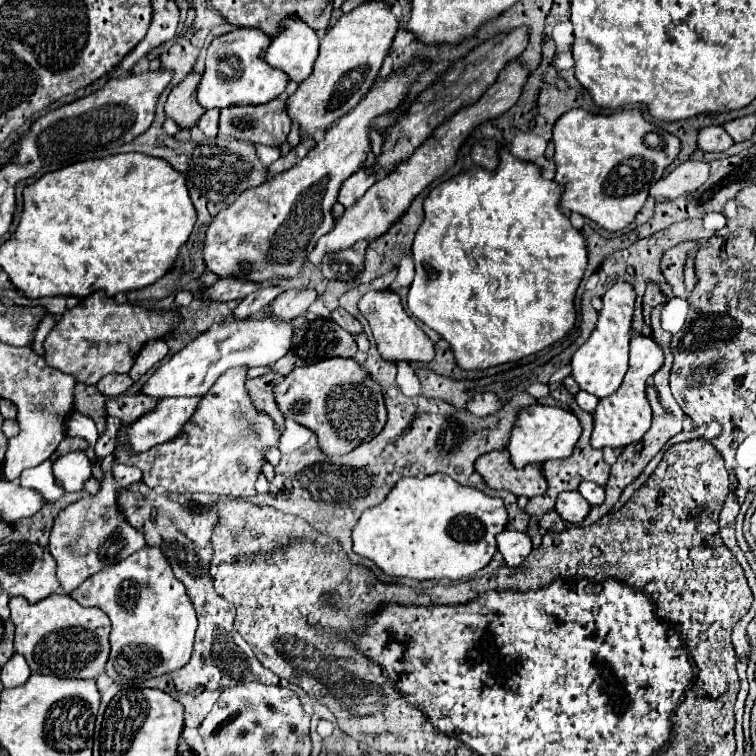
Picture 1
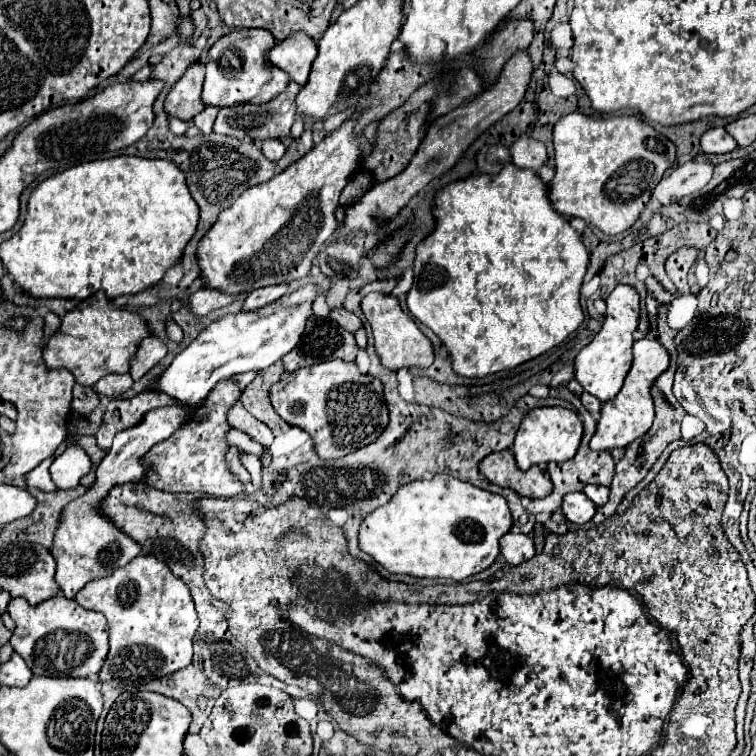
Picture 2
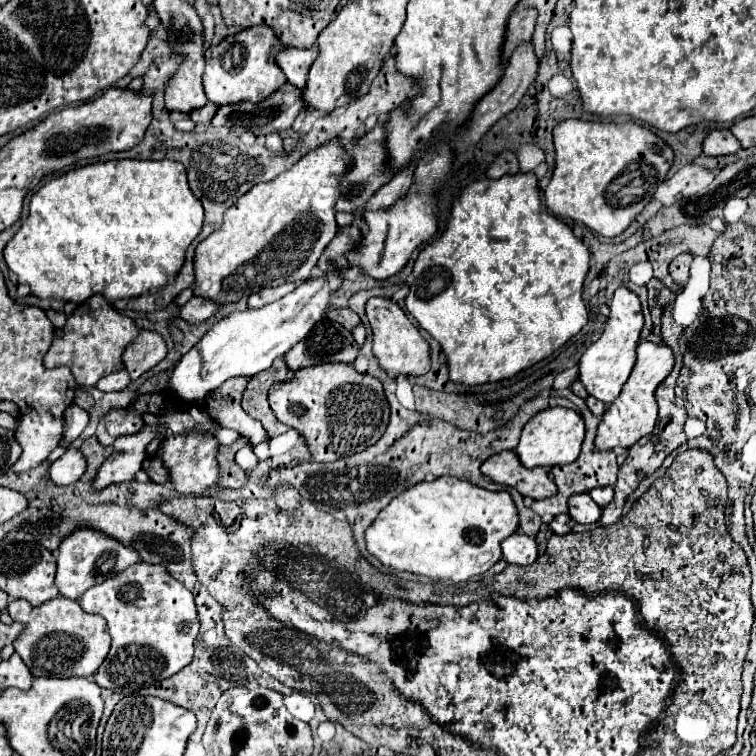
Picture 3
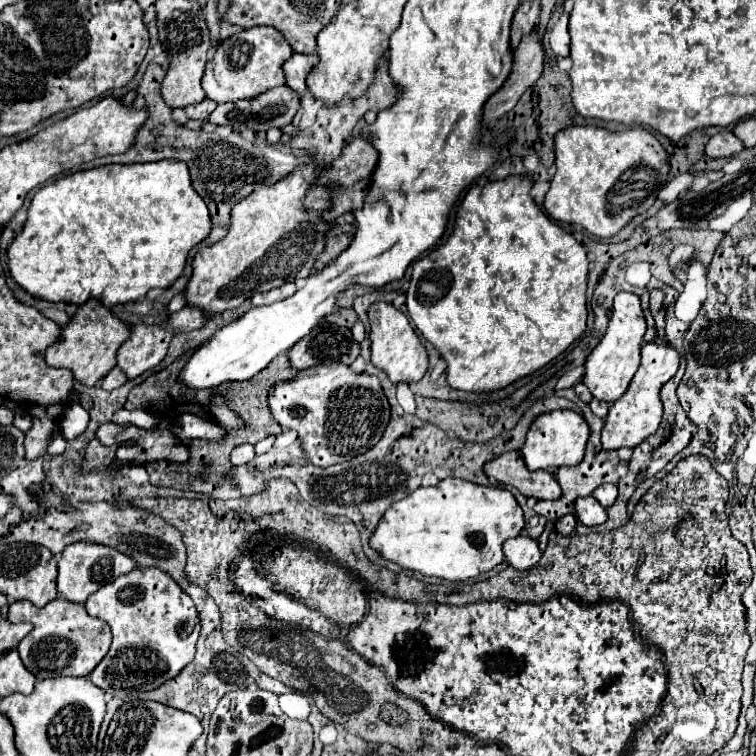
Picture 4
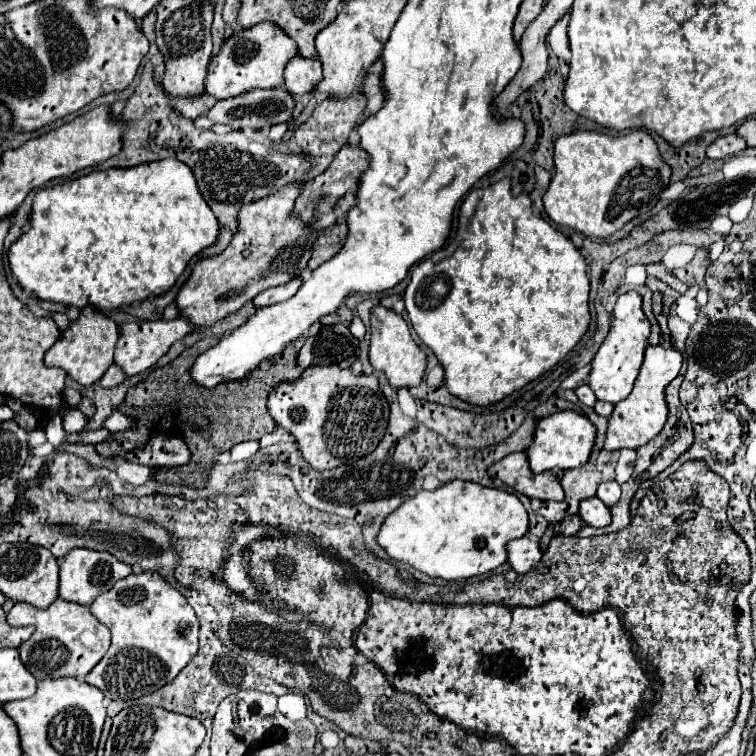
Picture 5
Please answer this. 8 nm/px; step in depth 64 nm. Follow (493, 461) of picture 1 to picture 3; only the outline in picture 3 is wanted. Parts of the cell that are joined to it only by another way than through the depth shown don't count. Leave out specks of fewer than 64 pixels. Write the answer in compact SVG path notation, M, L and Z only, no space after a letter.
M512 450L500 452L490 456L482 464L482 474L488 476L492 482L512 486L522 496L530 496L534 500L538 498L550 498L556 494L556 484L550 478L546 468L524 468L518 460L518 456Z

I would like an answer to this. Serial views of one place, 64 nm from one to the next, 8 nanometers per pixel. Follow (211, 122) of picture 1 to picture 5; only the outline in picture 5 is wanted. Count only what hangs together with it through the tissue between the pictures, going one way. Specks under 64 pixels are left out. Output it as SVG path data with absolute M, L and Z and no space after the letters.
M202 94L200 98L194 98L194 100L186 100L186 98L170 98L170 104L174 108L178 108L182 112L184 118L198 118L202 114L206 114L214 104L216 104L216 98L210 96L210 94Z

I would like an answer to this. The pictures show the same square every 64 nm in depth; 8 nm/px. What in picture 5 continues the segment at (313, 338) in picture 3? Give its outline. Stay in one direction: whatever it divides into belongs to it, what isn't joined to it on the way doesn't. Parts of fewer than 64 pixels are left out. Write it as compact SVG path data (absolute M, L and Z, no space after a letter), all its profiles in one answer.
M342 324L322 326L316 334L308 336L298 352L296 364L300 368L338 364L350 368L358 356L358 340Z

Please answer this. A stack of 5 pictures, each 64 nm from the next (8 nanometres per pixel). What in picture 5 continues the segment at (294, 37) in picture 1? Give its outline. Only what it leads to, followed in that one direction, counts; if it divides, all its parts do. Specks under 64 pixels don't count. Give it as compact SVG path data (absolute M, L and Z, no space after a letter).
M294 56L284 68L284 78L290 94L308 94L322 80L322 64L318 58Z

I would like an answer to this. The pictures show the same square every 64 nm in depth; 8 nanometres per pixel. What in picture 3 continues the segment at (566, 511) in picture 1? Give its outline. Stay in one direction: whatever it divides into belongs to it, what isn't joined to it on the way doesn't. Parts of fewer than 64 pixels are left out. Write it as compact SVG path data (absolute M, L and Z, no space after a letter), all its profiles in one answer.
M578 494L570 496L568 500L568 516L578 522L578 524L594 524L602 514L600 506L588 496L588 494Z

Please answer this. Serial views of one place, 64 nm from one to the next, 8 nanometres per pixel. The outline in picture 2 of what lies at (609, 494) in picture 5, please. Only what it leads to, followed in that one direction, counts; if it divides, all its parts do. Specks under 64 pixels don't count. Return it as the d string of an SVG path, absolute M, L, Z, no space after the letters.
M586 484L586 488L582 488L582 492L584 492L596 506L606 504L608 494L610 494L606 486L596 486L596 484Z

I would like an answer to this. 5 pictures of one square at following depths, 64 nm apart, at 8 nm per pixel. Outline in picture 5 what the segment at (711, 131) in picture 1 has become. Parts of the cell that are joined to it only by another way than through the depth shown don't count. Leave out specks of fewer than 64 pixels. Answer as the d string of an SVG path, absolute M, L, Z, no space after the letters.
M726 134L726 136L720 136L720 138L716 138L710 146L708 146L708 150L706 150L706 154L708 154L708 158L714 158L714 160L718 160L718 158L730 158L730 156L734 156L734 154L738 154L738 152L744 152L746 150L746 142L740 138L740 136L736 136L736 134Z

